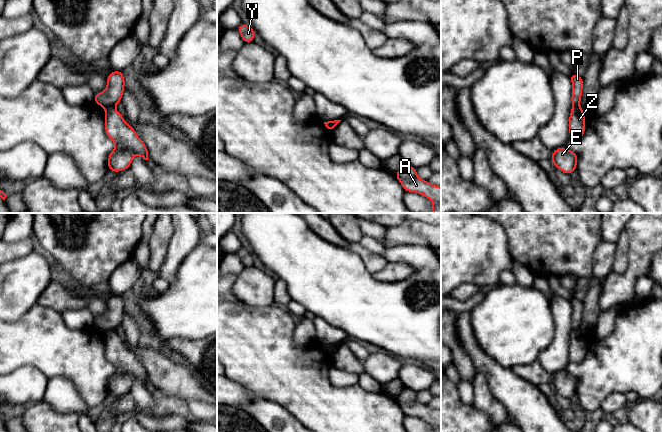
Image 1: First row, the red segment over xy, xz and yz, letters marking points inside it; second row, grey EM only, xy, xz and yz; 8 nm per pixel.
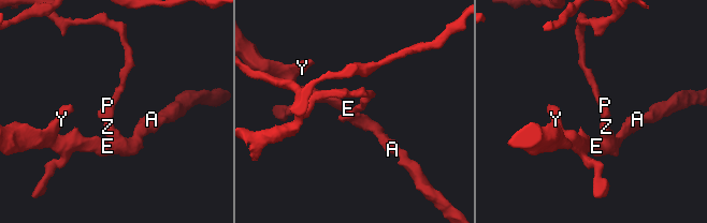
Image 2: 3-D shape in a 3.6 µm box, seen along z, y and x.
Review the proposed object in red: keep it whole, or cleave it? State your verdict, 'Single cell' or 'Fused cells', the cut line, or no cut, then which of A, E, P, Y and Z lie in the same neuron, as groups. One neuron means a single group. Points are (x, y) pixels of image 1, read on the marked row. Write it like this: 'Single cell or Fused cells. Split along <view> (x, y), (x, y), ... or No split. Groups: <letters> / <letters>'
Fused cells. Split along xy (114, 105), (104, 108). Groups: A E Y Z / P

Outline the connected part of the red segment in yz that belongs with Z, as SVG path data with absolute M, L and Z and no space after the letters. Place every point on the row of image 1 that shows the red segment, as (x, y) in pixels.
M572 105L569 115L569 136L581 139L585 133L585 114L580 106Z

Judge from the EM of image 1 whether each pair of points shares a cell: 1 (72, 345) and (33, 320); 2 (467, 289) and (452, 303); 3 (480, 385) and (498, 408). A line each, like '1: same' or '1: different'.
1: same
2: different
3: same

